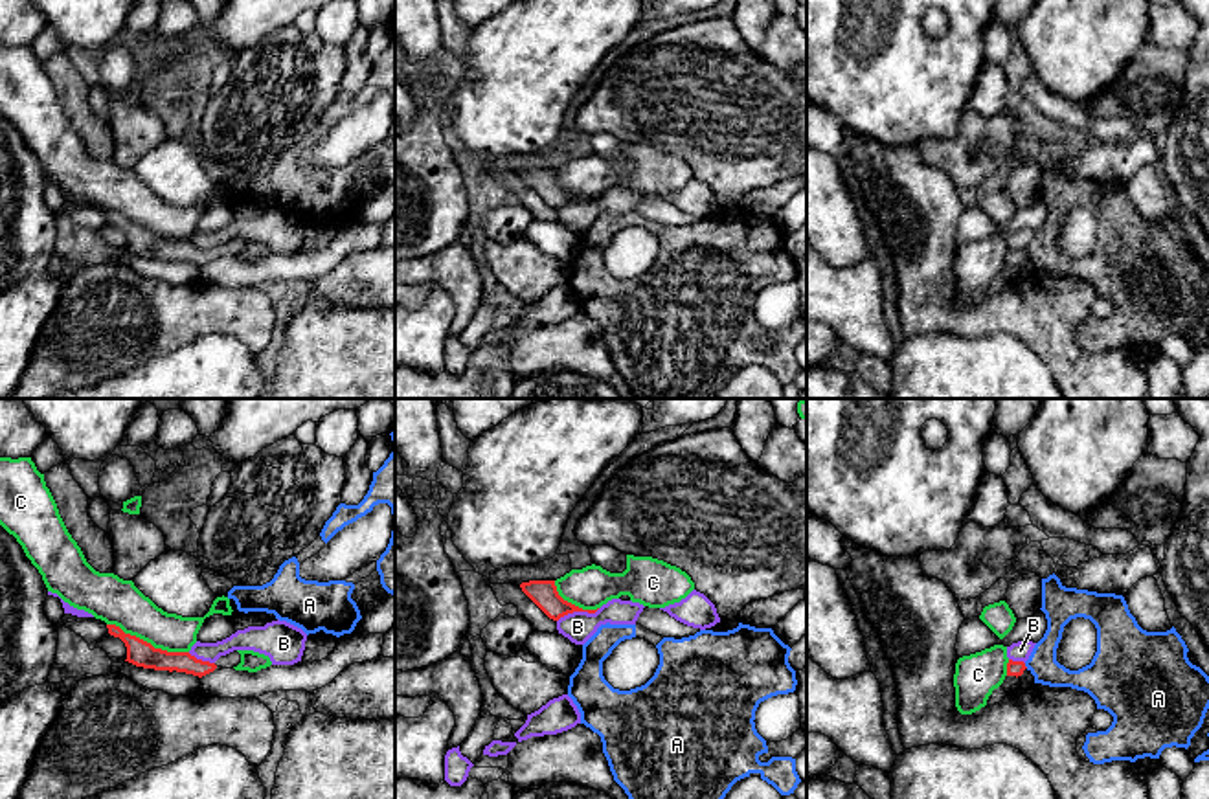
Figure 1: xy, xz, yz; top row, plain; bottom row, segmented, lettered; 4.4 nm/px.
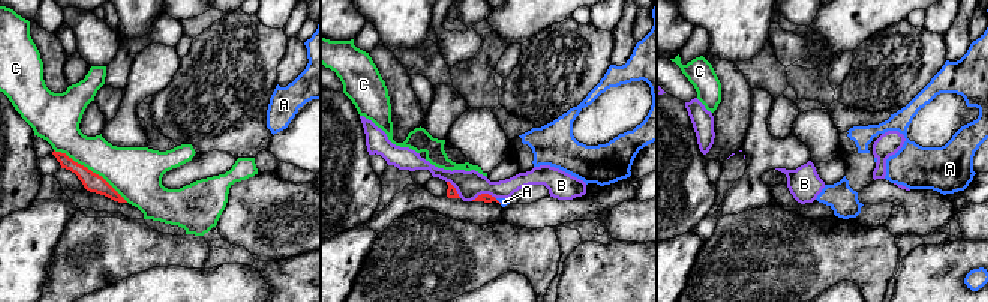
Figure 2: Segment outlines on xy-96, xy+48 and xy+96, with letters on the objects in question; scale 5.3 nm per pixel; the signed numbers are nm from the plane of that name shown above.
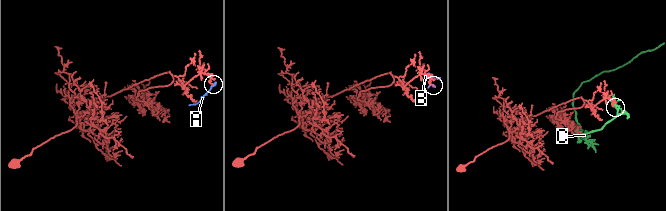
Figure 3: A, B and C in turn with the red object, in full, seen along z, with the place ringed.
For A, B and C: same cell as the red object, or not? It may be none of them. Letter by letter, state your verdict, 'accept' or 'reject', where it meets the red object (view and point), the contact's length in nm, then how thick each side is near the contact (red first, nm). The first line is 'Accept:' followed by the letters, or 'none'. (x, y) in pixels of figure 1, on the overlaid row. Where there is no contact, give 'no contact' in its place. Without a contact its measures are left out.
Accept: none
A: reject | yz (1024, 665) | 30 nm | 70/130 nm
B: reject | xz (577, 610) | 200 nm | 120/140 nm
C: reject | xy (146, 641) | 380 nm | 120/200 nm

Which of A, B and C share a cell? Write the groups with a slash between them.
A / B / C

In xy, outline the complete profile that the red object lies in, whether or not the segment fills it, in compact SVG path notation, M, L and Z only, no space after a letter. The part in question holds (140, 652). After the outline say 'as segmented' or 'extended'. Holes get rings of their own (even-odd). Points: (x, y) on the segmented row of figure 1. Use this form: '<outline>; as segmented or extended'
M107 625L108 634L114 637L119 637L127 647L127 659L129 663L143 669L154 669L154 670L176 670L186 672L193 676L206 676L217 669L215 663L197 659L189 652L167 652L162 648L154 648L151 643L125 634L116 625Z; as segmented

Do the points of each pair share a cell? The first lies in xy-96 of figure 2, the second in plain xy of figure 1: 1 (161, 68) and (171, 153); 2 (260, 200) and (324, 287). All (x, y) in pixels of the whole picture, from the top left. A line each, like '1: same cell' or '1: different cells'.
1: same cell
2: same cell

